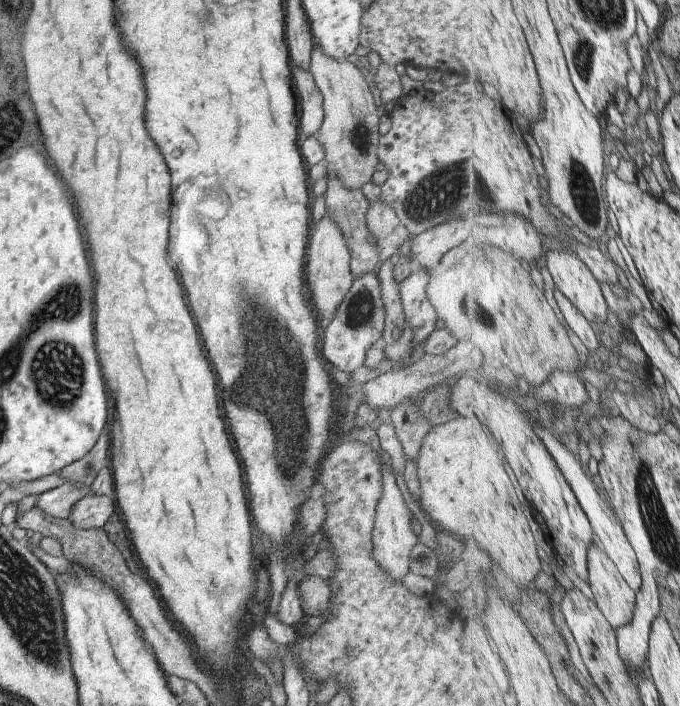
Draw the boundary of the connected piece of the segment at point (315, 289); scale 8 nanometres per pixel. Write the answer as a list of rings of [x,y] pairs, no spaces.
[[[325,213],[320,218],[320,222],[312,228],[306,254],[306,284],[316,308],[316,318],[321,322],[321,329],[323,329],[336,314],[338,306],[348,294],[354,274],[351,271],[350,250],[346,246],[346,236],[342,234],[334,218]]]

